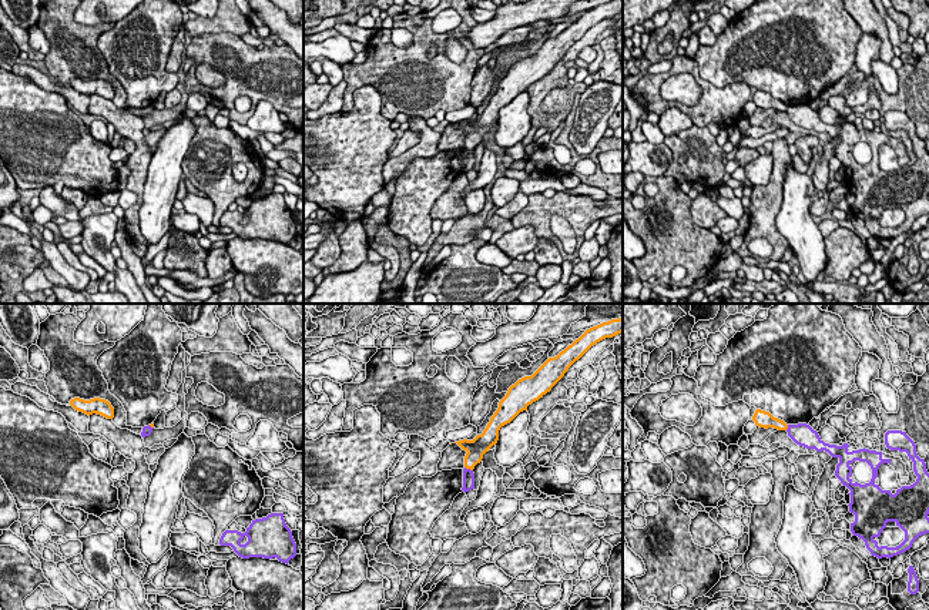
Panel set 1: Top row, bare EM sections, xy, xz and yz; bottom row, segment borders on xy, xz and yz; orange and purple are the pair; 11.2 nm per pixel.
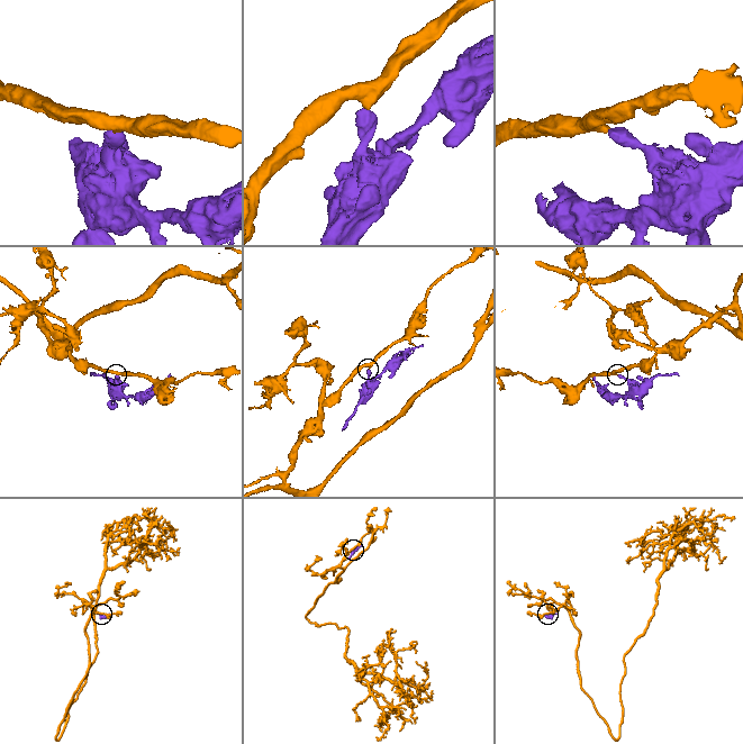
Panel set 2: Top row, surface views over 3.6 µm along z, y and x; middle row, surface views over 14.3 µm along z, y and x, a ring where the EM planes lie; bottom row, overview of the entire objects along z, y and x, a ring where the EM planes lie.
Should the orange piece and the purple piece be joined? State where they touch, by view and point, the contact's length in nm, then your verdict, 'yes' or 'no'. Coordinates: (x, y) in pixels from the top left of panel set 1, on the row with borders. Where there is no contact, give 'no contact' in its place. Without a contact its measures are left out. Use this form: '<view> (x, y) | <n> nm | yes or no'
xz (469, 468) | 110 nm | no

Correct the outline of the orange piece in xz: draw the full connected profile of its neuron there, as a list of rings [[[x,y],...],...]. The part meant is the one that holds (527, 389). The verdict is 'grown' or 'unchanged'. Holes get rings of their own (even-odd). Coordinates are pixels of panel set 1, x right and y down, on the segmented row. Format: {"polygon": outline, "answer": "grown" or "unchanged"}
{"polygon": [[[611,319],[587,329],[578,339],[561,351],[557,356],[549,358],[531,376],[524,376],[512,385],[499,408],[490,418],[482,435],[473,440],[459,440],[463,450],[464,467],[473,470],[482,462],[483,455],[497,443],[499,430],[510,423],[527,406],[543,398],[564,376],[569,368],[578,361],[597,342],[613,338],[623,332],[623,319]]], "answer": "unchanged"}

